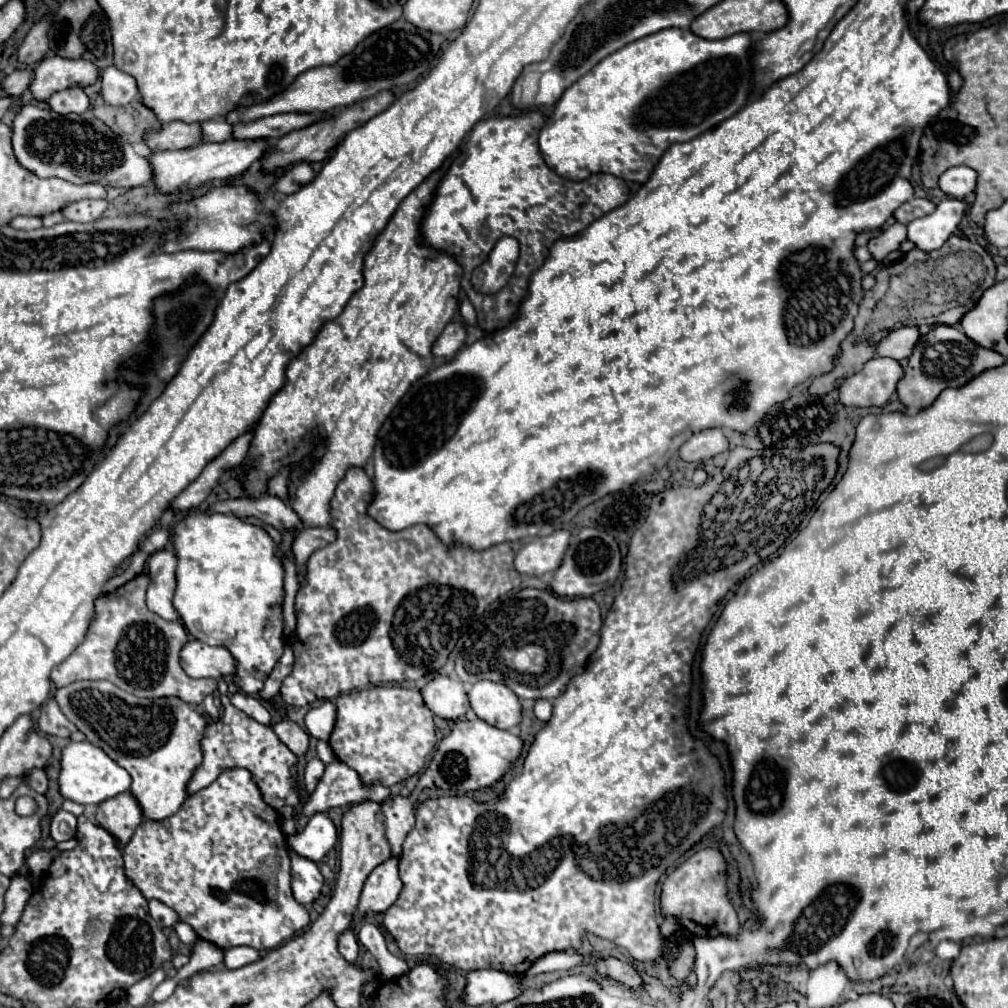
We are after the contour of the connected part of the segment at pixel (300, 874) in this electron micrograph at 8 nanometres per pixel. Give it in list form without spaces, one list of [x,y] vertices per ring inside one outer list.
[[[290,852],[290,860],[292,860],[292,892],[294,892],[294,898],[308,906],[312,904],[314,900],[318,900],[320,896],[320,890],[322,890],[322,884],[324,884],[324,878],[318,870],[318,866],[306,858],[300,858],[296,854]]]

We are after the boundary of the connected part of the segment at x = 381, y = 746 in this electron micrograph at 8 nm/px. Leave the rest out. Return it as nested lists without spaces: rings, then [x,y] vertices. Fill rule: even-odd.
[[[374,686],[364,688],[360,692],[342,694],[336,698],[336,726],[328,740],[332,746],[336,758],[340,762],[346,762],[350,768],[354,768],[360,776],[360,782],[366,786],[376,784],[396,784],[418,770],[424,768],[430,752],[436,746],[436,726],[434,726],[434,714],[426,708],[422,696],[418,690],[406,690],[398,686]]]

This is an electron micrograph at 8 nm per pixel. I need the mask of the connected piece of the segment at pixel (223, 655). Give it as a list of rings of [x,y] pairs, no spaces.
[[[190,640],[180,652],[182,668],[192,678],[226,678],[234,674],[234,656],[224,646],[208,646],[200,640]]]

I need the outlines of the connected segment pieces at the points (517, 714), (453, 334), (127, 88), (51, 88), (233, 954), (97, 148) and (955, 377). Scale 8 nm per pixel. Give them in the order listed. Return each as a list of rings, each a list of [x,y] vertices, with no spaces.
[[[482,680],[472,686],[468,698],[476,716],[496,728],[510,730],[522,720],[518,696],[508,686]]]
[[[450,322],[442,334],[436,338],[434,346],[432,346],[432,354],[434,356],[444,356],[444,358],[452,358],[464,344],[464,328],[456,322]]]
[[[108,66],[100,78],[102,78],[100,94],[106,104],[126,106],[138,98],[136,80],[130,74],[120,72],[116,66]]]
[[[48,56],[34,66],[34,78],[30,82],[30,92],[36,102],[46,102],[54,92],[72,86],[84,88],[98,80],[98,68],[88,60],[66,60],[58,56]]]
[[[236,946],[230,950],[224,950],[224,966],[230,970],[236,970],[238,966],[246,966],[256,960],[258,960],[258,952],[250,946]]]
[[[24,106],[18,116],[12,122],[12,146],[14,156],[18,158],[20,166],[26,166],[26,170],[38,174],[40,178],[62,178],[66,182],[74,184],[88,184],[98,182],[102,186],[116,186],[116,188],[134,188],[144,186],[152,180],[152,168],[146,158],[138,156],[132,150],[132,144],[122,140],[118,134],[114,134],[102,120],[98,118],[84,118],[80,114],[56,114],[52,110],[42,110],[38,106]]]
[[[936,326],[928,334],[920,336],[918,344],[914,346],[912,356],[904,368],[904,378],[898,384],[898,398],[908,410],[922,410],[928,408],[944,388],[960,388],[968,384],[978,374],[998,368],[1006,362],[1002,354],[996,350],[986,350],[978,346],[958,326]]]

